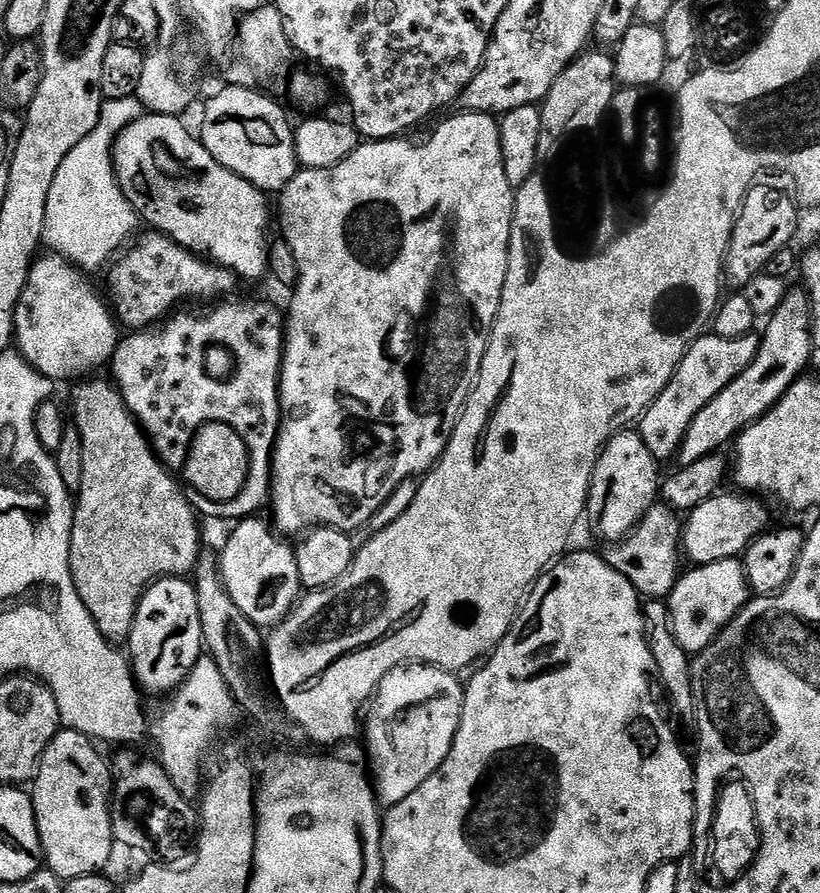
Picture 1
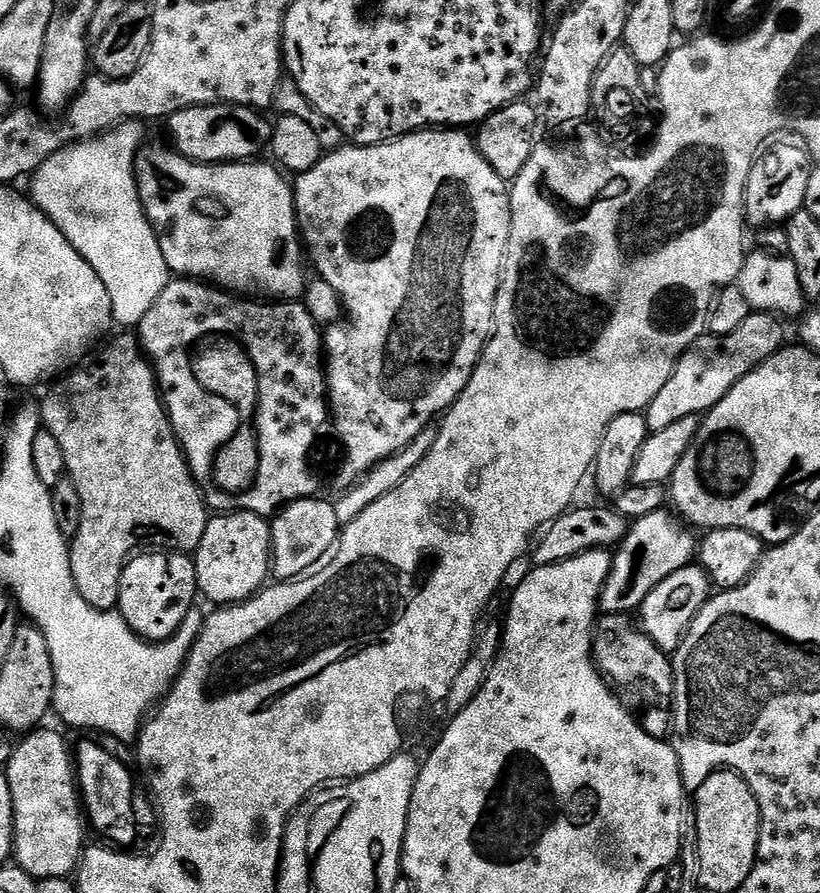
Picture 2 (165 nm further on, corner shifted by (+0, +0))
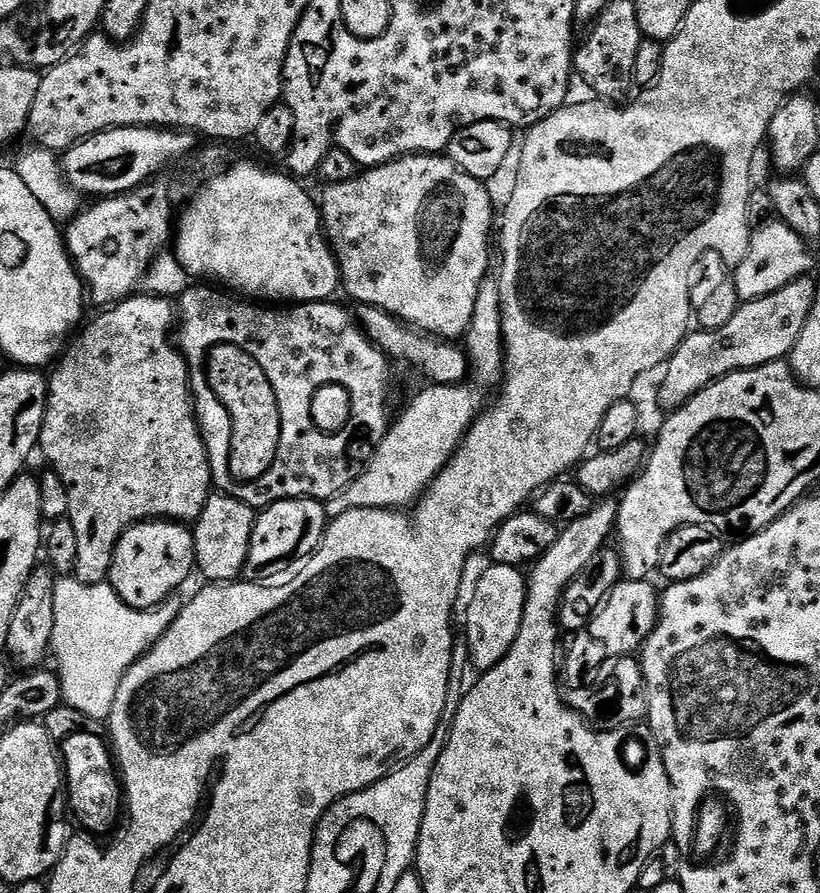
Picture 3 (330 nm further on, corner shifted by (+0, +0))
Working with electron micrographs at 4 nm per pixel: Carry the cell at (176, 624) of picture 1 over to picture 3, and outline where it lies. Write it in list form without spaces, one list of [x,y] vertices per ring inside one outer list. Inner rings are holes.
[[[146,520],[126,529],[114,550],[107,583],[126,606],[146,610],[157,608],[177,595],[196,568],[196,537],[187,523],[175,520]]]

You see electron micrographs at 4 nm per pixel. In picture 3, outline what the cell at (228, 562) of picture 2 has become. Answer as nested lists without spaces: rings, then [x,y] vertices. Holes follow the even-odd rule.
[[[216,494],[209,499],[194,524],[196,568],[208,579],[205,581],[226,584],[241,579],[257,515],[257,509],[242,503],[235,495]]]

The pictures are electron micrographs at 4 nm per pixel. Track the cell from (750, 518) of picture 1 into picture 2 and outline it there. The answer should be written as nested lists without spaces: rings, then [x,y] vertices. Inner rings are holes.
[[[661,510],[654,514],[646,514],[646,518],[631,521],[624,539],[612,552],[610,574],[602,586],[600,595],[601,613],[609,616],[619,612],[635,613],[640,603],[650,594],[650,590],[654,590],[654,586],[670,578],[670,574],[689,567],[697,559],[698,540],[697,537],[692,537],[693,529],[685,526],[671,511],[669,512]]]

